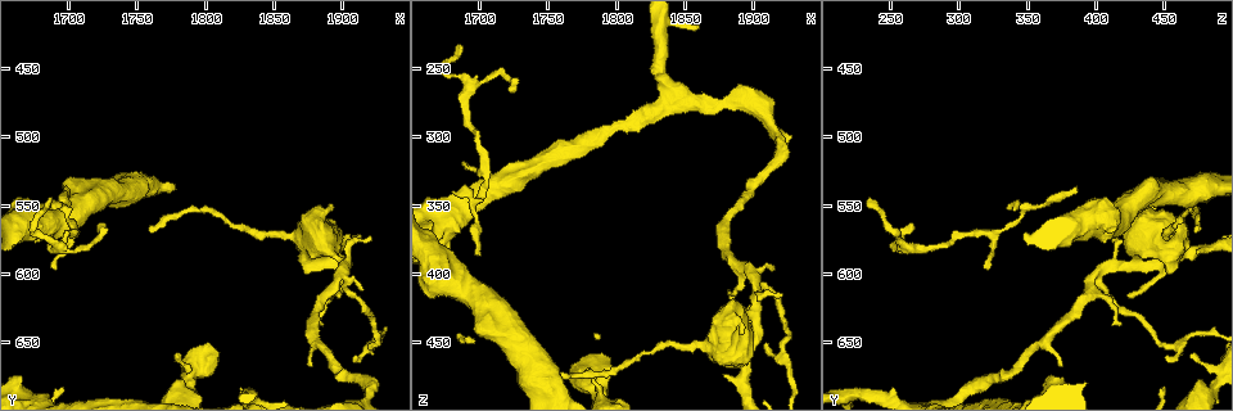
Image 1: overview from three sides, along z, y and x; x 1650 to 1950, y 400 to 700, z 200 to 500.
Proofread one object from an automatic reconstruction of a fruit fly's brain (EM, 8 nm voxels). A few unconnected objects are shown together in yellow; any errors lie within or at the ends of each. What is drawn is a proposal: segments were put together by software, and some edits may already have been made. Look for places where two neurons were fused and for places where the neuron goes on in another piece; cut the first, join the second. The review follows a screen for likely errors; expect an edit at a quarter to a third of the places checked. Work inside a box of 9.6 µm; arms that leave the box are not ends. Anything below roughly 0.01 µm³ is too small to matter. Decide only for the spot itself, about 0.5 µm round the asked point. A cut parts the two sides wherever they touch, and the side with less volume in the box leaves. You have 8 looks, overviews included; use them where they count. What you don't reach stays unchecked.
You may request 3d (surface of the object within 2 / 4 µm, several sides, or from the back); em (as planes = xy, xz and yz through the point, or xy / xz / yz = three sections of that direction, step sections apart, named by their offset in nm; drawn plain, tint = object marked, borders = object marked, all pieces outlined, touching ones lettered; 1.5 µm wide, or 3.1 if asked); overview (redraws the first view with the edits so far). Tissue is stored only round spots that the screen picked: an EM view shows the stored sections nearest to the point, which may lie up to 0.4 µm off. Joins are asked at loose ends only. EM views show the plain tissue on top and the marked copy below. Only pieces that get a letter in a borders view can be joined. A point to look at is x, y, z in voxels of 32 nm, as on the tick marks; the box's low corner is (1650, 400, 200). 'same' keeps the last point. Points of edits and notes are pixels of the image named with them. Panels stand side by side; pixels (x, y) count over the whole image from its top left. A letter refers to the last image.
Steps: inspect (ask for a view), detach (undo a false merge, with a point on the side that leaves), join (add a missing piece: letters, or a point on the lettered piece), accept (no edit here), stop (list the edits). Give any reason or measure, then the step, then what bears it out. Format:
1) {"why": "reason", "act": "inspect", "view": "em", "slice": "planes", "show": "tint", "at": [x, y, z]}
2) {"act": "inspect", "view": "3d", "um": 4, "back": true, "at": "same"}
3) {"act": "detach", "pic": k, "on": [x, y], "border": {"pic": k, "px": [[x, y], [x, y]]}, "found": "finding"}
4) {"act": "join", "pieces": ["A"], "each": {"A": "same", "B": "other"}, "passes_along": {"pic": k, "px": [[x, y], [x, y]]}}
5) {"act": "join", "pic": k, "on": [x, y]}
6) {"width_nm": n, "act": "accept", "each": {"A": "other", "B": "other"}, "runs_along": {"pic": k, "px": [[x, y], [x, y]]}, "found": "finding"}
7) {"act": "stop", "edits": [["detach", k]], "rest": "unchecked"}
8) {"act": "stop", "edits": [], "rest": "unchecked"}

{"why": "tapers out", "act": "inspect", "view": "em", "slice": "xy", "step": 8, "show": "borders", "at": [1778, 662, 470]}

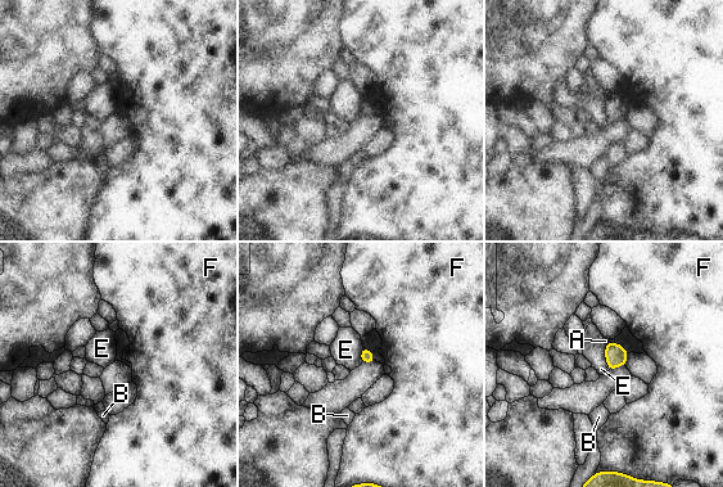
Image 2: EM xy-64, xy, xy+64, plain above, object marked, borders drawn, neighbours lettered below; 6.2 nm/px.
{"act": "inspect", "view": "em", "slice": "planes", "show": "borders", "at": "same"}

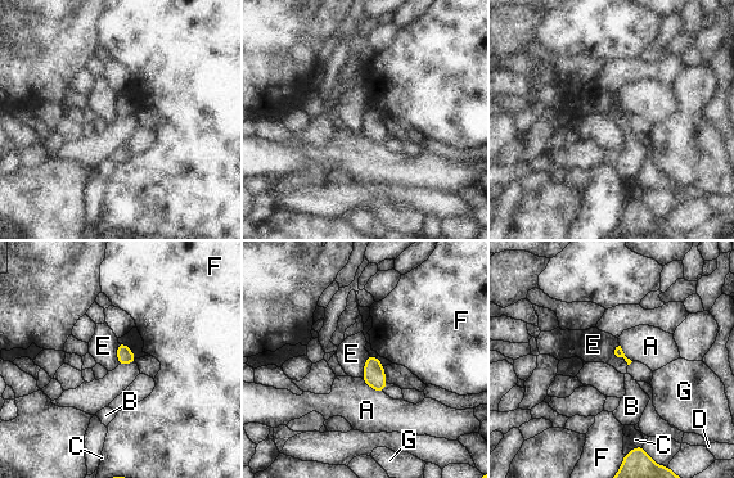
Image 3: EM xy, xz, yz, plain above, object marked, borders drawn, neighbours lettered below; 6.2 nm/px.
{"act": "accept", "each": {"A": "other", "B": "other", "C": "other", "D": "other", "E": "other", "F": "other", "G": "other"}, "border": {"pic": 3, "px": [[616, 346], [615, 354], [627, 365]]}, "found": "no lettered piece goes on from it"}

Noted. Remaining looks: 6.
{"why": "thin end", "act": "inspect", "view": "em", "slice": "planes", "show": "borders", "at": [1762, 570, 472]}

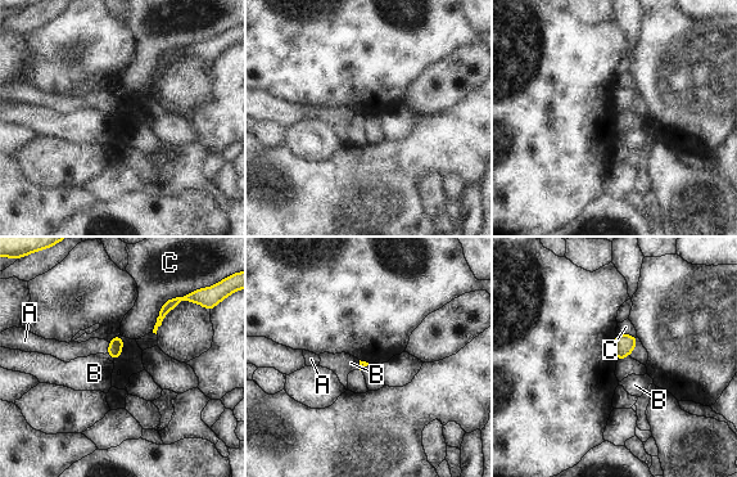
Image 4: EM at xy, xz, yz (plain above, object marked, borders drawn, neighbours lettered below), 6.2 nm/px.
{"act": "join", "pieces": ["A"], "each": {"A": "same", "B": "other", "C": "other"}, "found": "it goes on there"}

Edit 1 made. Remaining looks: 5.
{"why": "see it whole again", "act": "inspect", "view": "overview"}

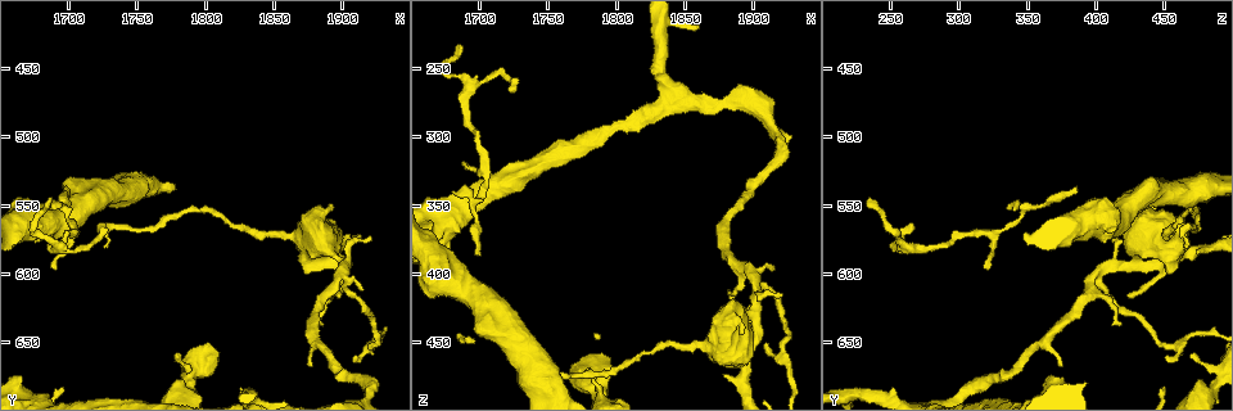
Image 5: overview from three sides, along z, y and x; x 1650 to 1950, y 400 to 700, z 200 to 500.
{"why": "tapers out", "act": "inspect", "view": "3d", "um": 2, "at": [1698, 536, 388]}

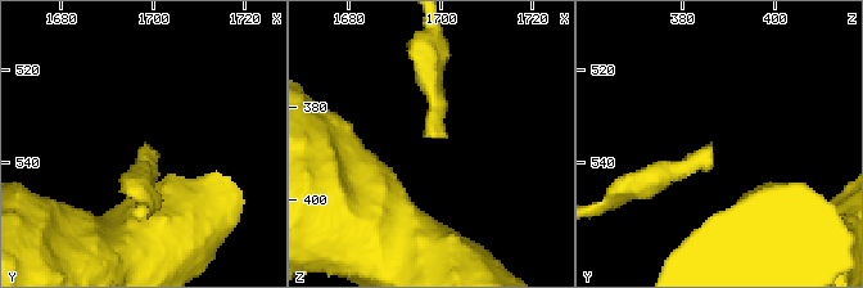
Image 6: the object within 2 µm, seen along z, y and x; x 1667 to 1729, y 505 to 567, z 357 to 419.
{"act": "inspect", "view": "em", "slice": "planes", "show": "borders", "at": [1699, 536, 387]}

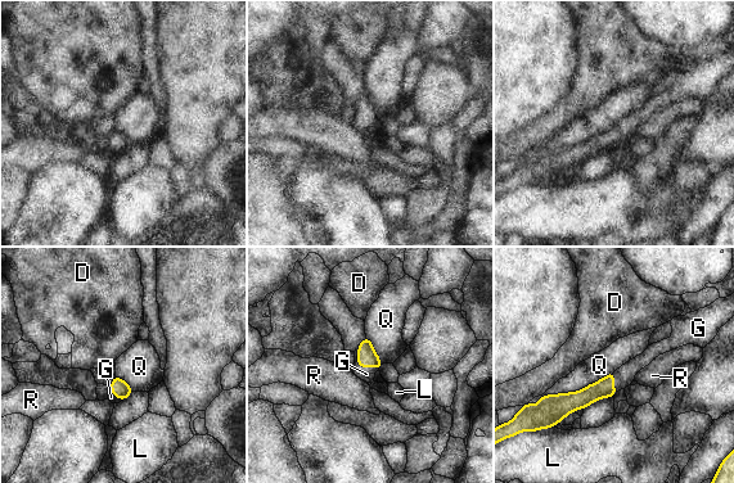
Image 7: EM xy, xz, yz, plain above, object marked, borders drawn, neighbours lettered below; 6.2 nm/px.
{"act": "join", "pieces": ["G"], "each": {"D": "other", "G": "same", "L": "other", "Q": "other", "R": "other"}, "found": "the neuron continues"}

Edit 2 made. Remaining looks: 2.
{"act": "stop", "edits": [["join", 4], ["join", 7]], "rest": "unchecked"}

